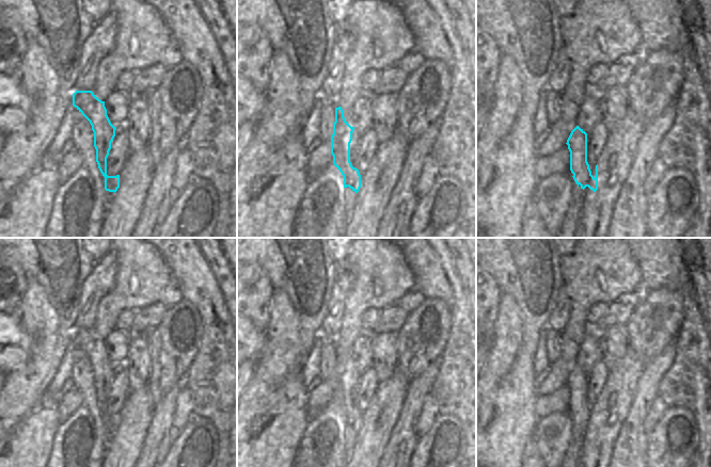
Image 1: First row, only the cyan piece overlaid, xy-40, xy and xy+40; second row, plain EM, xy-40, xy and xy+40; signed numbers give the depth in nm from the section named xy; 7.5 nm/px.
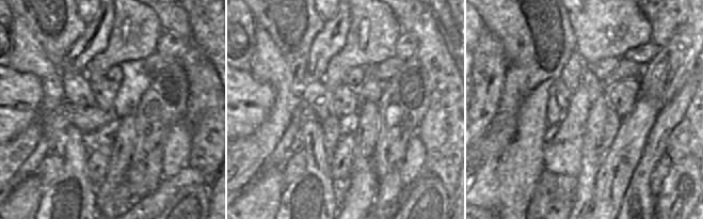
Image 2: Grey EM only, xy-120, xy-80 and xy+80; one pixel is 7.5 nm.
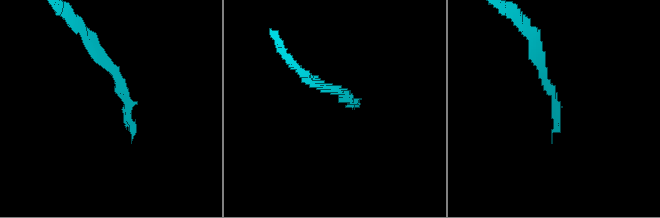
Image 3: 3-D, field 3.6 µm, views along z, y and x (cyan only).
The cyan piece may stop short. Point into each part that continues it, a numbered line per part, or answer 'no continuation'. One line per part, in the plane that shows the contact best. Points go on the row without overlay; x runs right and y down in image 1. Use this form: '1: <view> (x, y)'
no continuation

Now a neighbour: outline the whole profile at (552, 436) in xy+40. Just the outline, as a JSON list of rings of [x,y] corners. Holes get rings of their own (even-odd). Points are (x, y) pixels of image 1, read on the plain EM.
[[[554,413],[538,421],[532,435],[534,441],[546,467],[560,467],[566,452],[573,438],[579,437],[579,425],[573,416],[569,413]]]

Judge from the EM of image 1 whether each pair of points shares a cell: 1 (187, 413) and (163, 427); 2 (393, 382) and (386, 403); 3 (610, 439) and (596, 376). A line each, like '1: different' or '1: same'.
1: different
2: same
3: different

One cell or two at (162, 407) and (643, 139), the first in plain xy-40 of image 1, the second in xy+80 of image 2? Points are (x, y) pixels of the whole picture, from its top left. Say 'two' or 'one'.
one

